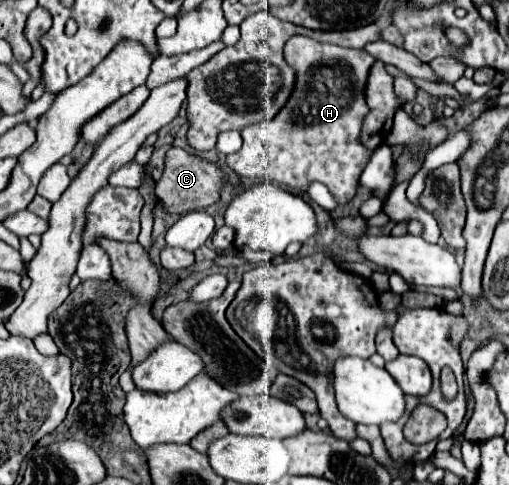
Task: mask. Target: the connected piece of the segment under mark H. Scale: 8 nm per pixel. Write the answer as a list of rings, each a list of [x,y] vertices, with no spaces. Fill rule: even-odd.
[[[292,37],[284,53],[296,69],[296,87],[290,101],[272,121],[242,129],[242,149],[228,155],[226,163],[240,177],[268,179],[296,191],[306,191],[310,181],[320,181],[344,205],[356,195],[358,177],[372,153],[358,143],[358,135],[368,111],[364,85],[374,57],[364,49],[324,45],[308,37]]]

